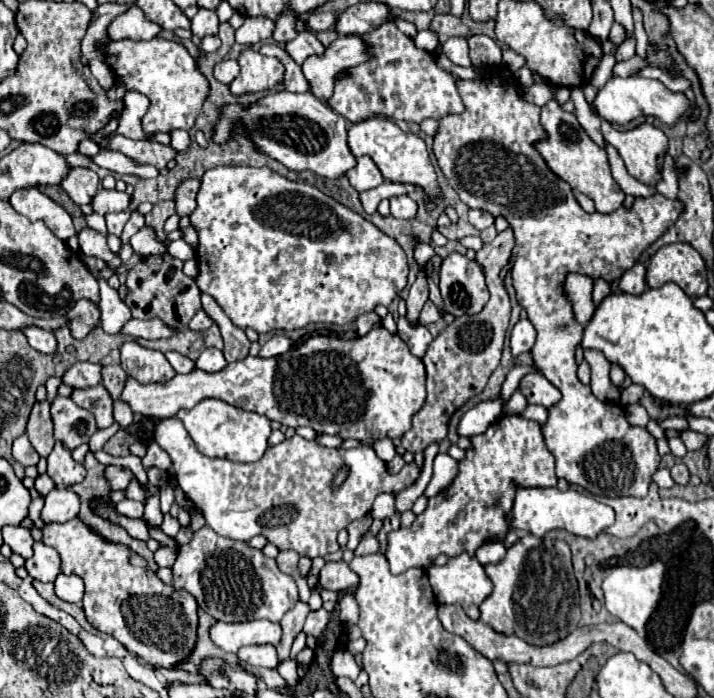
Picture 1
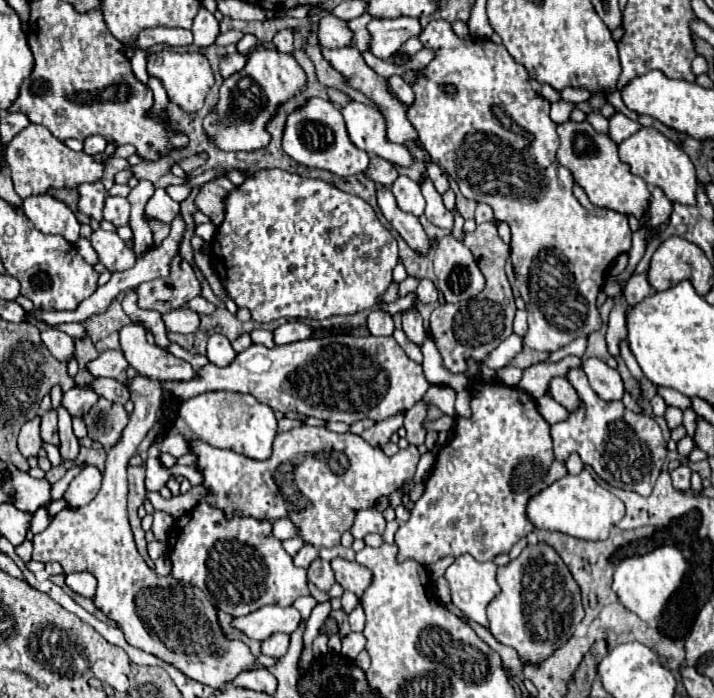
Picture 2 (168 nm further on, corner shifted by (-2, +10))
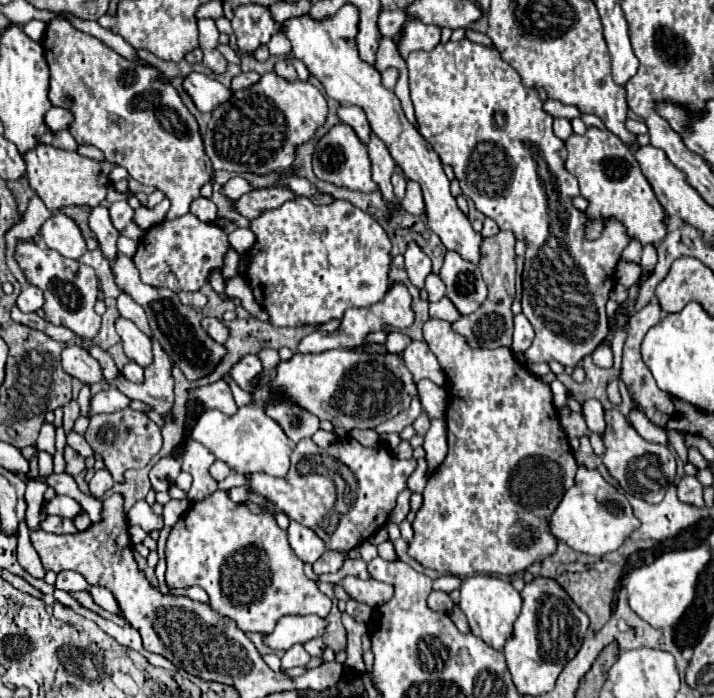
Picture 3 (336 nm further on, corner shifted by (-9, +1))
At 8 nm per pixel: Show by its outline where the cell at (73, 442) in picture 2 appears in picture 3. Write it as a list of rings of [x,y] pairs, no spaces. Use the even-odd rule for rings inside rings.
[[[74,399],[68,405],[64,405],[64,431],[72,431],[72,425],[78,415],[80,415],[80,409]]]

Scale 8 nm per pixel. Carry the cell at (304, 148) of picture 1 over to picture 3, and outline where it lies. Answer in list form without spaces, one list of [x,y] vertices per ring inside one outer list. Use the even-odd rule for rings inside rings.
[[[344,123],[332,127],[330,133],[326,133],[318,141],[312,165],[314,165],[314,173],[316,173],[318,179],[334,183],[338,187],[346,187],[350,191],[362,191],[362,193],[372,193],[372,191],[378,189],[376,183],[372,181],[372,175],[370,175],[370,163],[368,163],[366,145],[360,143],[354,129],[344,125]]]

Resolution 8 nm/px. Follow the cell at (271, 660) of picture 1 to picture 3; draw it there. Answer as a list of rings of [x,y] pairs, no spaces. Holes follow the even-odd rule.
[[[294,645],[282,655],[282,669],[292,669],[292,667],[298,667],[298,665],[306,665],[308,661],[310,661],[310,655],[304,651],[304,647]]]

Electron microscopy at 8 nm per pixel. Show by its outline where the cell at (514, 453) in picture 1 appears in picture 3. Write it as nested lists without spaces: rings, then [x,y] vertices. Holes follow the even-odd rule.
[[[428,319],[422,333],[448,381],[448,455],[430,475],[422,493],[424,503],[412,523],[414,539],[410,541],[408,555],[426,569],[464,577],[476,573],[524,573],[530,565],[554,555],[558,539],[548,531],[548,517],[552,517],[552,511],[558,507],[562,495],[574,485],[578,469],[568,437],[560,429],[550,385],[532,375],[508,347],[470,347],[462,335],[452,331],[448,321]]]

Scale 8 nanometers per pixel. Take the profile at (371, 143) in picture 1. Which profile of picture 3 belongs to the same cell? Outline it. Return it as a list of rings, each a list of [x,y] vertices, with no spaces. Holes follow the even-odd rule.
[[[340,105],[338,107],[338,117],[340,117],[342,123],[350,125],[364,143],[368,143],[368,139],[370,139],[370,125],[368,125],[368,119],[366,119],[366,115],[364,115],[364,111],[360,107]]]

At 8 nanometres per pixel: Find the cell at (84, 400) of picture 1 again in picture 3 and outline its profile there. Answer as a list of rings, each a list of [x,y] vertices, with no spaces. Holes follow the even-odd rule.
[[[122,409],[110,415],[92,415],[90,427],[84,433],[84,439],[92,447],[94,453],[102,455],[106,469],[114,477],[116,483],[124,483],[126,469],[140,469],[146,467],[148,461],[160,451],[162,447],[162,433],[160,427],[146,417],[146,413],[134,409]]]

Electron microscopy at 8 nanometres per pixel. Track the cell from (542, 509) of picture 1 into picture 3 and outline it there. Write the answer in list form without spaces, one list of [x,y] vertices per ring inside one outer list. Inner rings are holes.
[[[584,465],[578,467],[576,483],[564,493],[550,521],[554,537],[558,537],[580,553],[596,557],[616,551],[624,543],[624,539],[630,537],[630,533],[638,527],[640,521],[636,519],[626,495],[618,487],[604,481],[598,469],[586,469]]]

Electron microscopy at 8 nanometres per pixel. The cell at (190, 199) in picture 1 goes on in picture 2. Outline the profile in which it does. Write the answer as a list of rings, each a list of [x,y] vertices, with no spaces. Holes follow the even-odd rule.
[[[221,176],[221,178],[215,178],[207,184],[203,184],[199,188],[199,194],[195,196],[197,210],[203,212],[205,216],[209,216],[215,226],[219,226],[223,220],[223,198],[233,188],[235,188],[235,184],[227,176]]]

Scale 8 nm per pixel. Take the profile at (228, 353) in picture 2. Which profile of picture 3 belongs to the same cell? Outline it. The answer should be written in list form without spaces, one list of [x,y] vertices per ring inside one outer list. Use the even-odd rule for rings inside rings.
[[[246,355],[240,363],[234,365],[232,379],[238,383],[240,389],[248,391],[248,383],[252,383],[252,379],[256,379],[256,375],[260,375],[260,371],[264,371],[260,359],[256,355]]]

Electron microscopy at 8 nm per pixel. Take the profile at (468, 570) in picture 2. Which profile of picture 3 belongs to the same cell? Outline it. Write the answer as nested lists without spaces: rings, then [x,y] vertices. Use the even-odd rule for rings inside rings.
[[[476,575],[464,579],[460,593],[462,599],[458,607],[464,611],[468,619],[470,633],[484,639],[490,647],[500,651],[504,643],[512,637],[512,625],[520,615],[520,607],[522,607],[520,593],[508,581],[502,581],[500,577],[488,577],[488,575]]]

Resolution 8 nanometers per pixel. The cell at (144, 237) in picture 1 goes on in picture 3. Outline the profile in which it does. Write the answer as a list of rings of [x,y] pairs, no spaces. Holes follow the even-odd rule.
[[[56,19],[48,23],[44,35],[44,53],[50,65],[50,101],[56,107],[66,107],[74,113],[74,123],[70,133],[78,143],[88,143],[98,147],[106,161],[120,165],[128,175],[144,185],[160,189],[168,199],[170,208],[165,219],[176,219],[190,211],[190,203],[200,197],[200,189],[212,181],[214,169],[212,161],[204,153],[204,143],[200,127],[194,115],[182,103],[178,91],[160,79],[160,69],[154,65],[140,65],[118,55],[114,49],[106,47],[100,39],[74,29],[66,19]]]

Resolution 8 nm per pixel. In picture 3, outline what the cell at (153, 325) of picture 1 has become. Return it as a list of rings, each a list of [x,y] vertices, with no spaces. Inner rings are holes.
[[[204,317],[204,321],[202,321],[202,325],[204,325],[204,329],[206,329],[206,333],[216,341],[216,343],[226,343],[226,339],[228,339],[228,335],[230,335],[230,331],[228,331],[228,327],[220,321],[220,319],[212,319],[212,317]]]

